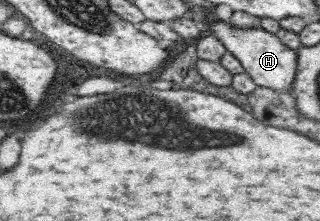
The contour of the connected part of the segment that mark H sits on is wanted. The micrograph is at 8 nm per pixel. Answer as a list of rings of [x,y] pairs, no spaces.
[[[210,18],[208,25],[210,29],[208,34],[217,36],[226,46],[227,51],[241,61],[245,72],[258,86],[269,87],[276,91],[278,89],[293,89],[299,66],[299,54],[294,48],[283,44],[276,34],[266,31],[262,27],[240,30],[240,28],[230,26],[228,22],[214,18]]]

